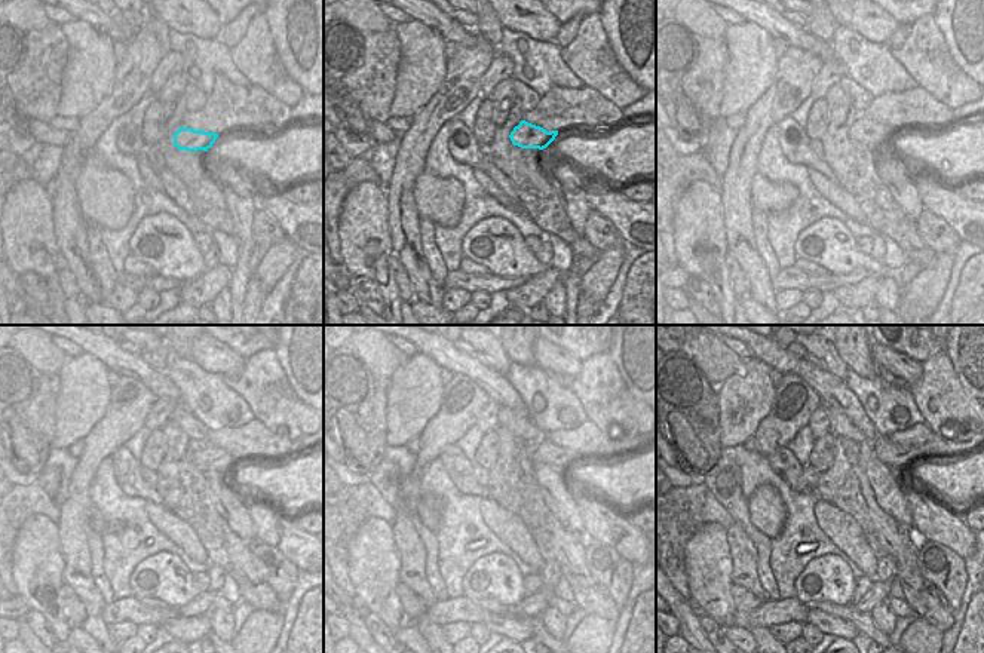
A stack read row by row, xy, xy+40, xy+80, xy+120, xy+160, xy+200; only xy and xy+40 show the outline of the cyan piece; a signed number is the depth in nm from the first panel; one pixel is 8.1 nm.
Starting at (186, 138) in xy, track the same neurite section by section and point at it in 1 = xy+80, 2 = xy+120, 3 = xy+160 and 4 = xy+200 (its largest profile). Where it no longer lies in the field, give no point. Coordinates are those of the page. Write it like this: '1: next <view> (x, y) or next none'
1: next xy+80 (868, 132)
2: next xy+120 (207, 457)
3: next xy+160 (543, 451)
4: next xy+200 (892, 454)

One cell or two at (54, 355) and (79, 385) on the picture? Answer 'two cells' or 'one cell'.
two cells

